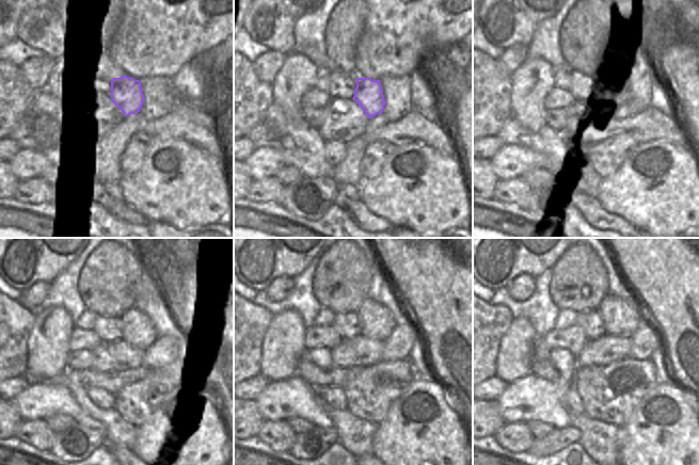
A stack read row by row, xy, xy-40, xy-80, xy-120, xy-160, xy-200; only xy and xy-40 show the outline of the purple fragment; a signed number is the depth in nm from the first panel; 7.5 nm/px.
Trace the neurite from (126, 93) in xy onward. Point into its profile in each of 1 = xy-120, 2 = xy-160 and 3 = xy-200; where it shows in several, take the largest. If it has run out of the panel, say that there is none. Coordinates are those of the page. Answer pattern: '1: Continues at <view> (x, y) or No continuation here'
1: Continues at xy-120 (139, 331)
2: Continues at xy-160 (377, 321)
3: Continues at xy-200 (620, 316).

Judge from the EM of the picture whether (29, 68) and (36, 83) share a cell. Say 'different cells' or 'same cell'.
same cell

